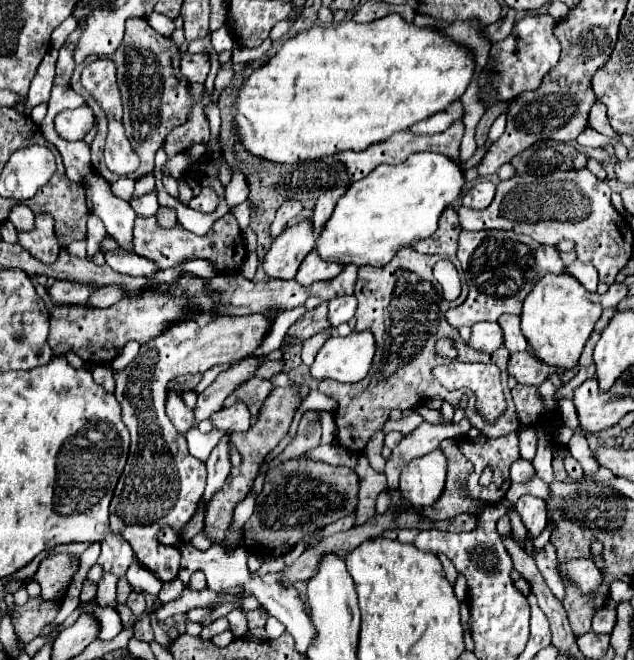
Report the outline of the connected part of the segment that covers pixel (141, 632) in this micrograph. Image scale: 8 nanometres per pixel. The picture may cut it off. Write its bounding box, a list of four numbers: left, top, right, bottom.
[134,615,154,643]

